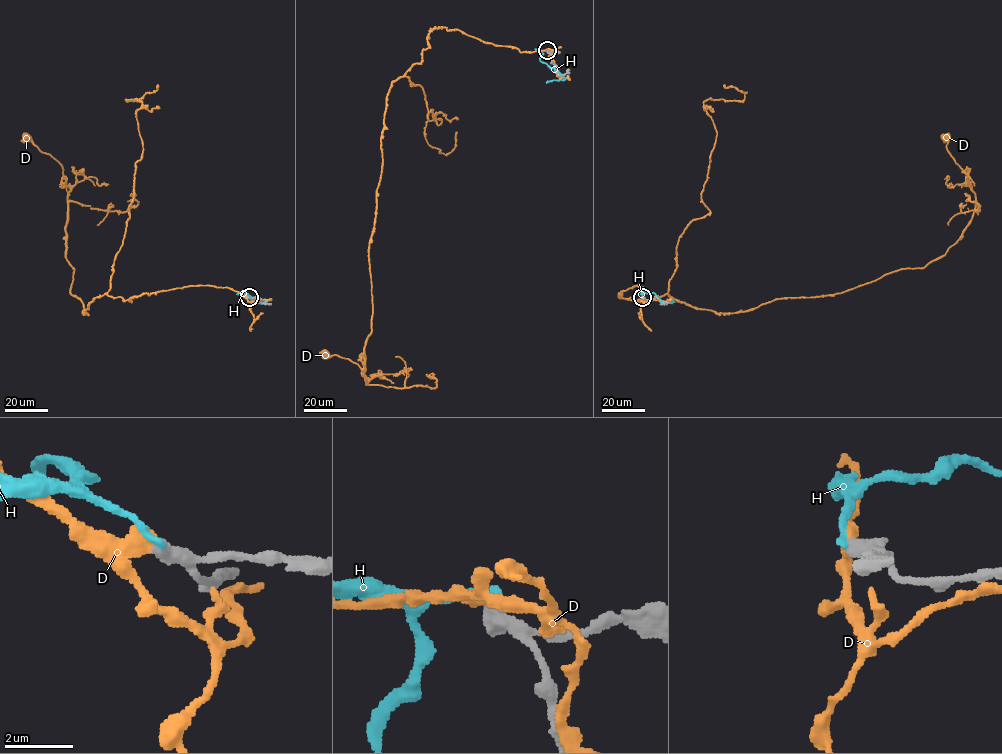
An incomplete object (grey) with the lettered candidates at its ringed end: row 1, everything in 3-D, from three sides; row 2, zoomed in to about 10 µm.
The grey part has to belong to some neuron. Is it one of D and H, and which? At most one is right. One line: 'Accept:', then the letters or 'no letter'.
Accept: no letter

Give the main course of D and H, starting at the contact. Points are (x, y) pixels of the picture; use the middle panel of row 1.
D: (547, 51), (439, 27), (422, 61), (392, 83), (368, 250), (366, 384), (357, 364), (325, 355)
H: (547, 50), (543, 51), (540, 60), (565, 79), (546, 82)

